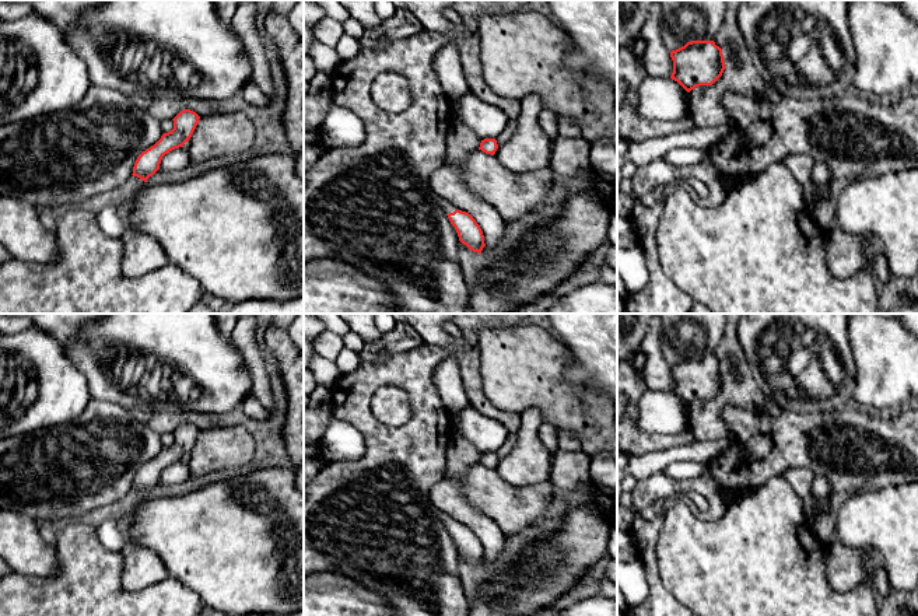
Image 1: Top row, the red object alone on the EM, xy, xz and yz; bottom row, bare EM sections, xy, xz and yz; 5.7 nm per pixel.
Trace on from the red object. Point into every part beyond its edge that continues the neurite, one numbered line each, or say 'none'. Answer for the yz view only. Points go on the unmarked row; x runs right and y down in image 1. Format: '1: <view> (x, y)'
none

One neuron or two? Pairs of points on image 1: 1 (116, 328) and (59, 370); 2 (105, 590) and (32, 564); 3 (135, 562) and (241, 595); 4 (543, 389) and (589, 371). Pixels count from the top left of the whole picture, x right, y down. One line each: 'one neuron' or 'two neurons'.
1: two neurons
2: two neurons
3: two neurons
4: two neurons

